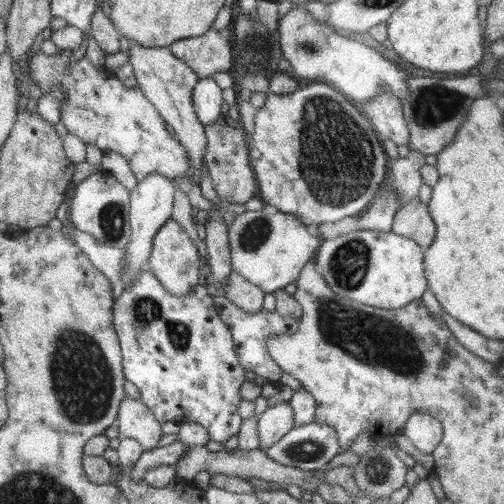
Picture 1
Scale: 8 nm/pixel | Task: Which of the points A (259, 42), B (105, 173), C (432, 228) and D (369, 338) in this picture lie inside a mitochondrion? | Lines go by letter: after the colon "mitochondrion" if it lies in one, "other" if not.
A: mitochondrion
B: other
C: other
D: mitochondrion

